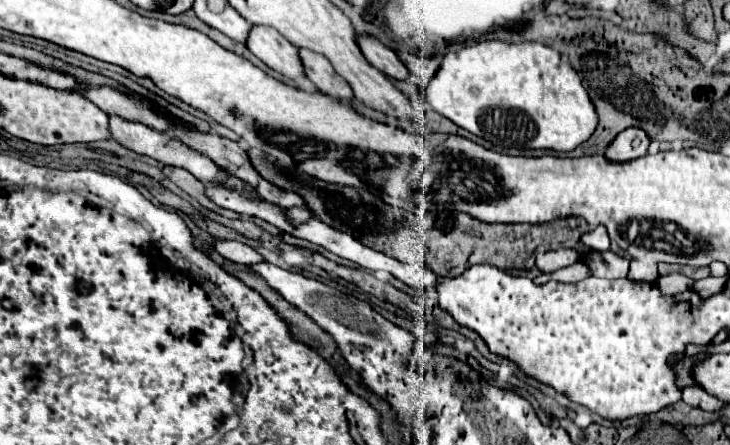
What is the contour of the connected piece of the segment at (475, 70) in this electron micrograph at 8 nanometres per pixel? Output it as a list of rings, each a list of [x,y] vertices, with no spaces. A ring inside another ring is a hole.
[[[483,41],[447,53],[441,69],[425,89],[425,97],[437,113],[451,119],[461,129],[505,149],[551,149],[557,153],[569,153],[585,143],[597,129],[595,105],[583,89],[579,75],[569,63],[561,61],[561,55],[555,49],[541,43]]]

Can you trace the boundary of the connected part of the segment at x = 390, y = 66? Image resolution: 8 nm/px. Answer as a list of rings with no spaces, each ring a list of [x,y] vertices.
[[[371,35],[357,37],[357,43],[359,43],[365,59],[373,67],[381,69],[387,77],[397,79],[397,81],[405,81],[409,77],[409,69],[401,63],[401,59],[391,49],[387,49],[383,43],[379,43],[375,37],[371,37]]]

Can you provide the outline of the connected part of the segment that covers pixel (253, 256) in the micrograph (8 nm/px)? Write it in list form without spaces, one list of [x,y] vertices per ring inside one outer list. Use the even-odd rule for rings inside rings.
[[[217,239],[213,247],[221,257],[225,257],[225,259],[229,259],[233,263],[251,265],[251,263],[263,261],[263,257],[253,247],[247,247],[247,245],[239,243],[239,241],[221,241],[221,239]]]

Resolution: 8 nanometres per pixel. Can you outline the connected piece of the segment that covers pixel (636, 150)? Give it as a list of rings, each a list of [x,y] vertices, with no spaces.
[[[625,129],[607,147],[605,157],[609,161],[615,161],[615,163],[625,163],[625,161],[643,157],[649,143],[651,143],[651,139],[645,135],[645,131],[641,131],[641,129]]]

